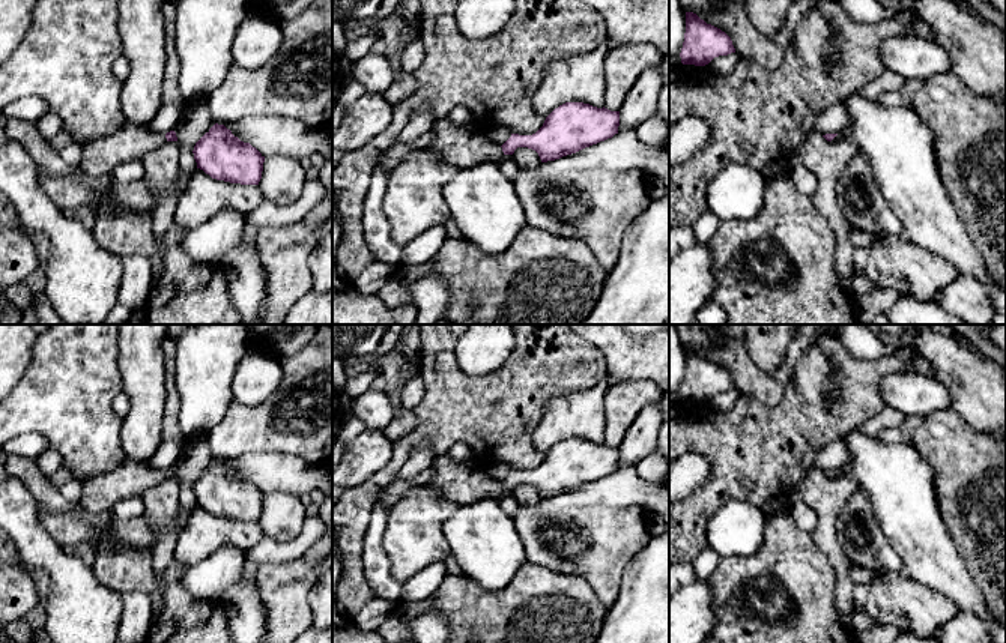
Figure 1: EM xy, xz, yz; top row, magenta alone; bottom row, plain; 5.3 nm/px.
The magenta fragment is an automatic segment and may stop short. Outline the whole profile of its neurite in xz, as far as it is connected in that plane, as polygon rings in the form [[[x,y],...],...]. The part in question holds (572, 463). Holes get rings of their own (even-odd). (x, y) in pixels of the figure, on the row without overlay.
[[[565,439],[555,445],[532,472],[511,470],[502,481],[492,479],[483,464],[436,455],[429,481],[444,499],[462,506],[483,497],[499,499],[517,484],[538,490],[541,499],[555,497],[618,470],[620,448],[597,445],[583,439]]]

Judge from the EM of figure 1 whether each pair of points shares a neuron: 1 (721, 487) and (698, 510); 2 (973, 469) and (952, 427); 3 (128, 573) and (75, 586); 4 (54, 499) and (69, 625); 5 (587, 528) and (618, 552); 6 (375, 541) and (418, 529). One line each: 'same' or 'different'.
1: same
2: same
3: different
4: different
5: same
6: different

